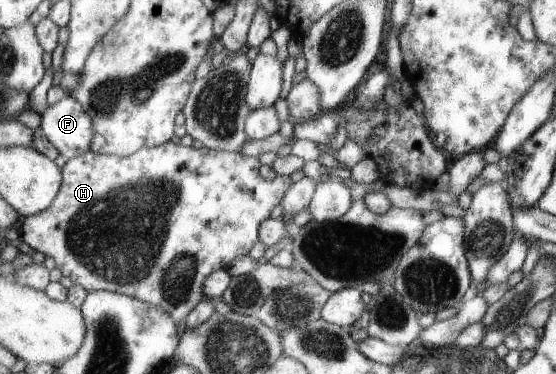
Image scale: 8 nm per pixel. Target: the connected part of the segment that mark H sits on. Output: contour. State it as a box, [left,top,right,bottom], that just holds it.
[17,140,293,326]

